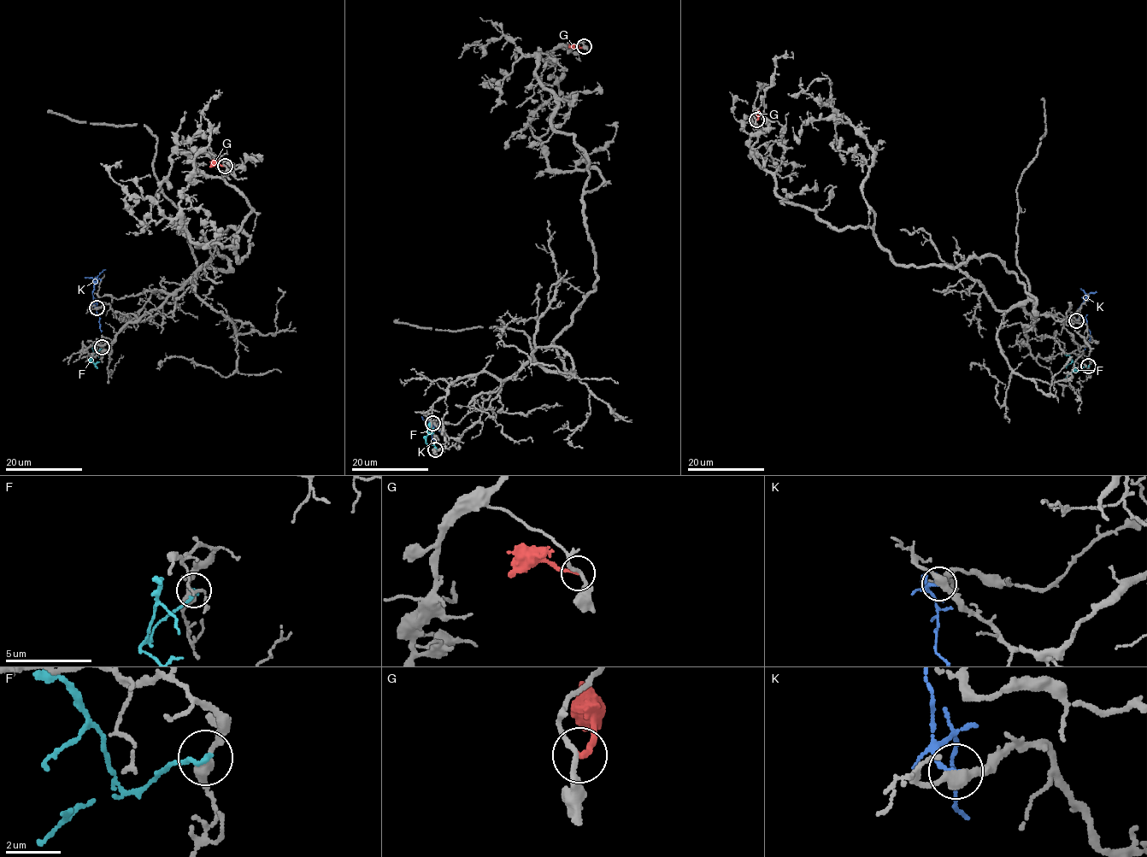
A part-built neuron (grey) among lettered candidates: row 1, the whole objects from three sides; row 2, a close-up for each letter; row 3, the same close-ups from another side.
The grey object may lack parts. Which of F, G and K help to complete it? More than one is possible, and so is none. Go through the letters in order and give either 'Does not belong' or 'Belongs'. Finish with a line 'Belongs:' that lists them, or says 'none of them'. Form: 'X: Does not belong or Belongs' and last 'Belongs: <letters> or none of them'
F: Does not belong
G: Does not belong
K: Does not belong
Belongs: none of them

